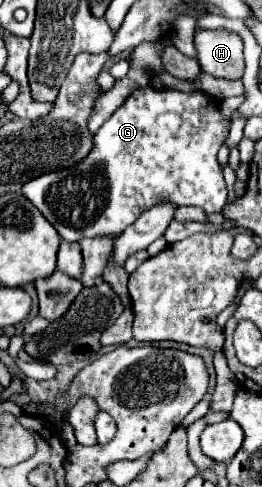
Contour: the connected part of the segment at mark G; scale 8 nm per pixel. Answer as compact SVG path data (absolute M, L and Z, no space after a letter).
M170 87L136 89L98 129L88 157L70 169L52 171L28 181L22 187L22 193L66 241L80 241L84 237L108 237L116 241L122 229L132 225L146 209L160 201L198 205L206 213L220 213L226 205L228 191L216 155L226 141L228 131L230 119L222 115L222 105L200 89L194 89L194 93L182 93Z

